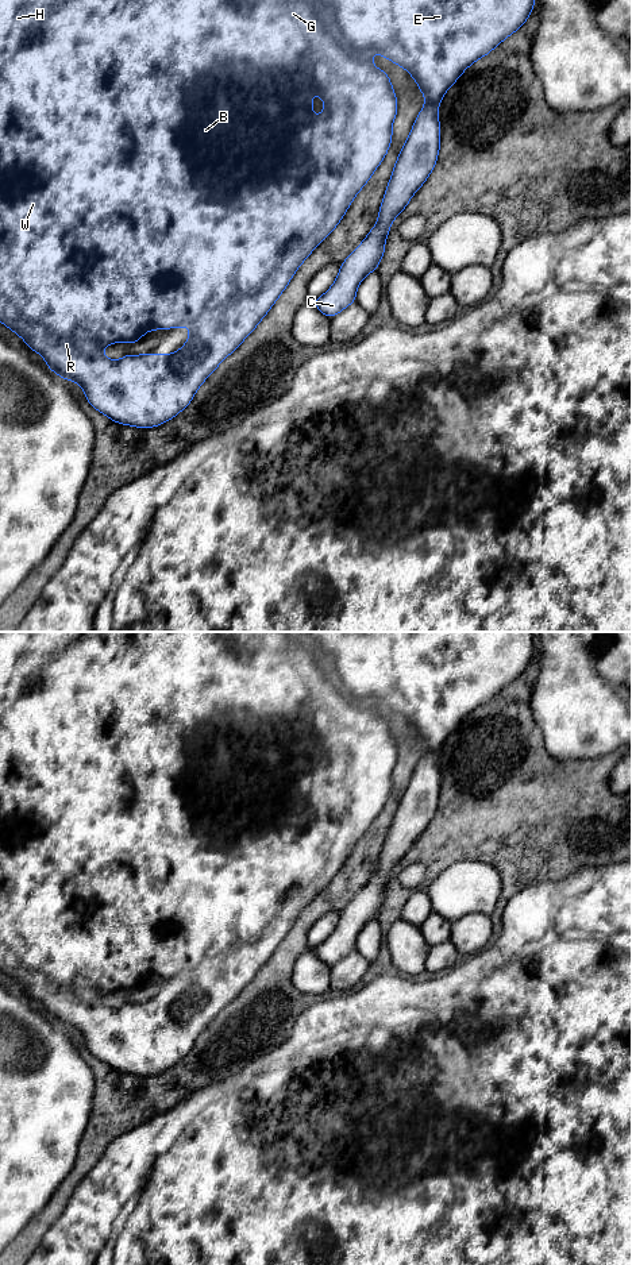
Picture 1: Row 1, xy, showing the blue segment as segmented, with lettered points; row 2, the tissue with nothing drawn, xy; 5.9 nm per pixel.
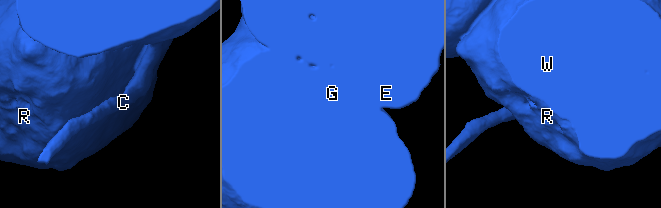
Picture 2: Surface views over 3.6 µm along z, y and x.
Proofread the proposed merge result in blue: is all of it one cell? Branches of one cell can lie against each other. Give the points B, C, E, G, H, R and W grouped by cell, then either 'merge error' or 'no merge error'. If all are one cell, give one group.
B G H R W / C E; merge error

